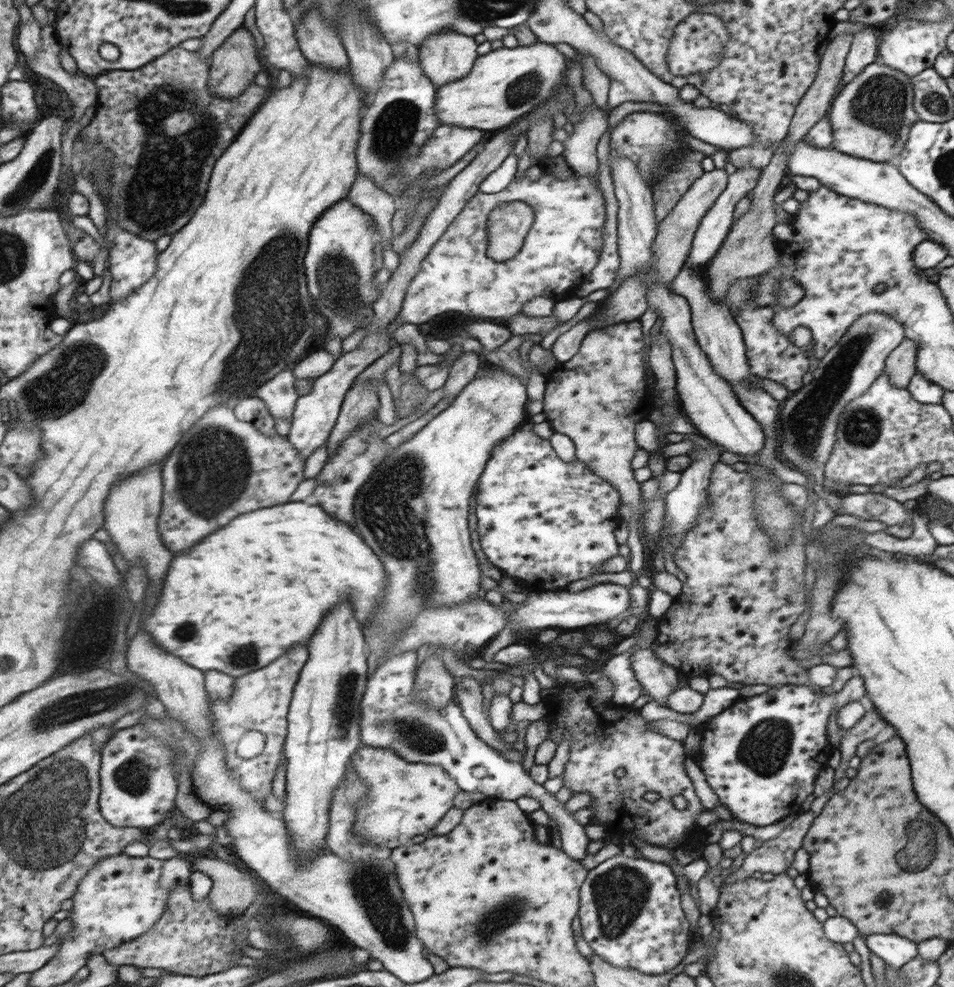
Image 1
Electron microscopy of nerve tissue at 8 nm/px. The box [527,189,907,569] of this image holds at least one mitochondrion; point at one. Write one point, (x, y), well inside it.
(806, 425)

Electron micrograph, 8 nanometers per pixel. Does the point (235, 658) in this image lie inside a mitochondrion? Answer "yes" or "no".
yes

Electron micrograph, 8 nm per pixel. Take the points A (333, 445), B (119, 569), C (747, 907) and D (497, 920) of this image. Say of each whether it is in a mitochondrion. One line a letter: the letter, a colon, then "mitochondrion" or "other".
A: other
B: other
C: other
D: mitochondrion

